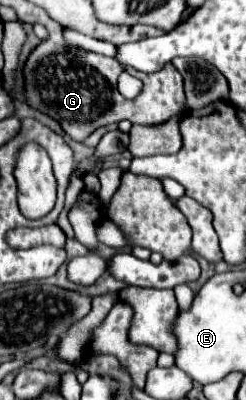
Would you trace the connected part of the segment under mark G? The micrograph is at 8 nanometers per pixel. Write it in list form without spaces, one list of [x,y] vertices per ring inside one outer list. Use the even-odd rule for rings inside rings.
[[[49,19],[49,39],[47,39],[47,47],[37,49],[29,55],[27,65],[25,65],[25,89],[27,89],[27,99],[29,105],[33,109],[39,109],[47,115],[51,115],[53,119],[57,119],[63,127],[63,131],[73,137],[75,141],[83,141],[85,137],[89,137],[93,133],[93,129],[105,127],[111,124],[118,124],[119,121],[127,120],[133,125],[157,125],[169,121],[171,117],[179,115],[185,111],[185,93],[183,93],[183,77],[179,75],[179,71],[175,67],[165,67],[157,73],[143,73],[143,91],[137,99],[129,101],[125,99],[119,91],[117,91],[117,77],[121,71],[127,71],[129,67],[123,67],[119,61],[105,57],[105,55],[97,55],[97,53],[89,53],[83,49],[77,49],[73,45],[69,45],[63,39],[63,29],[57,21]]]

